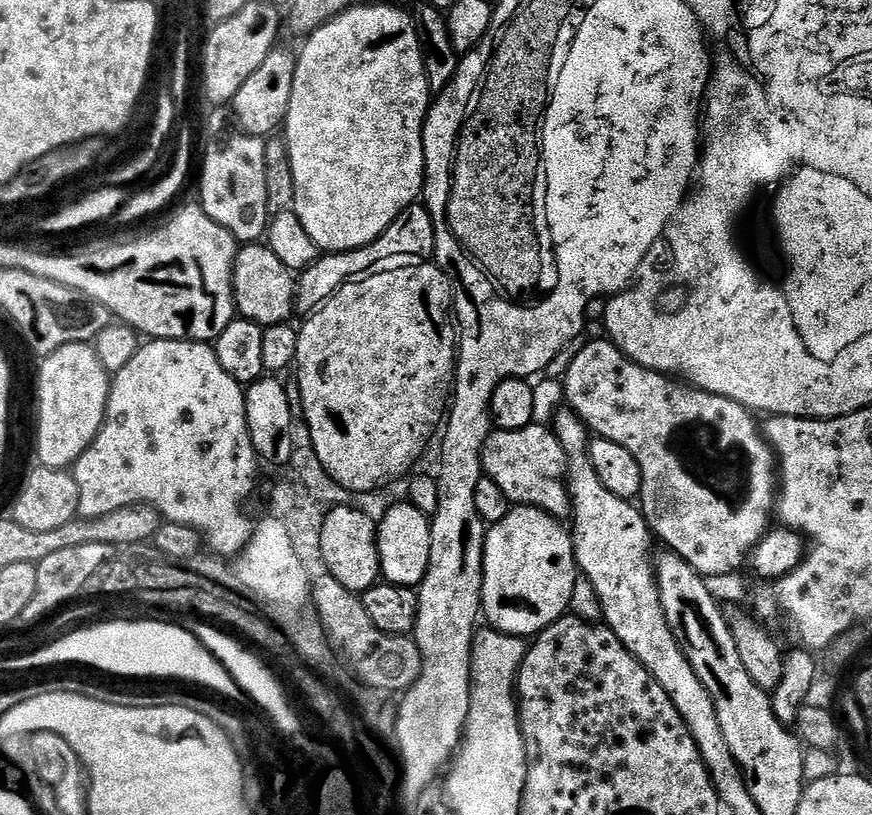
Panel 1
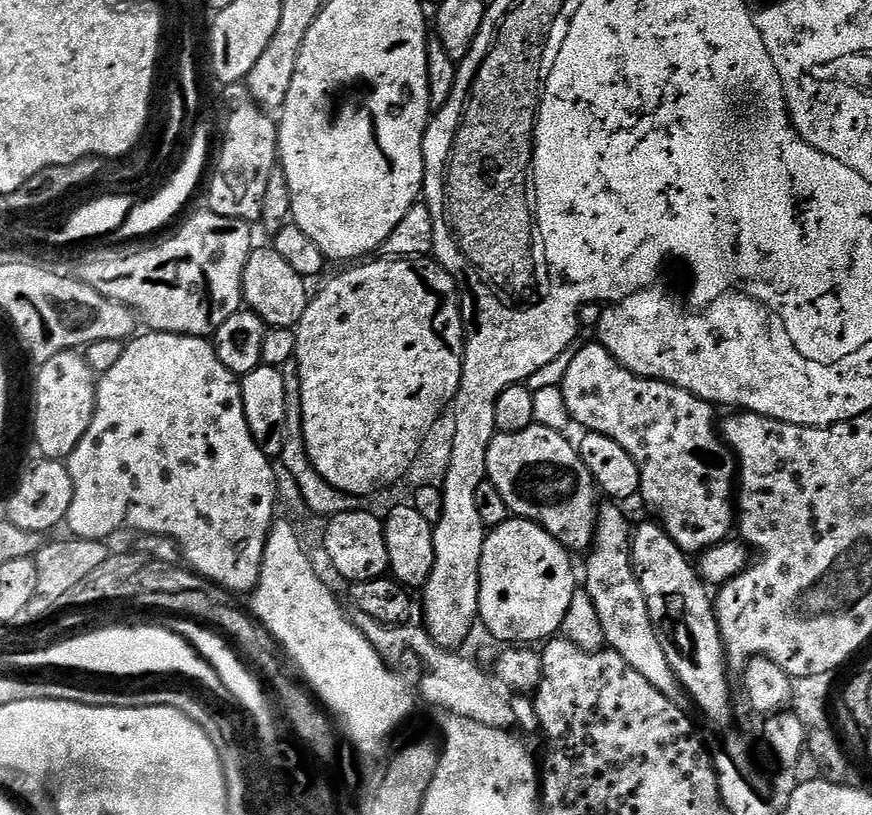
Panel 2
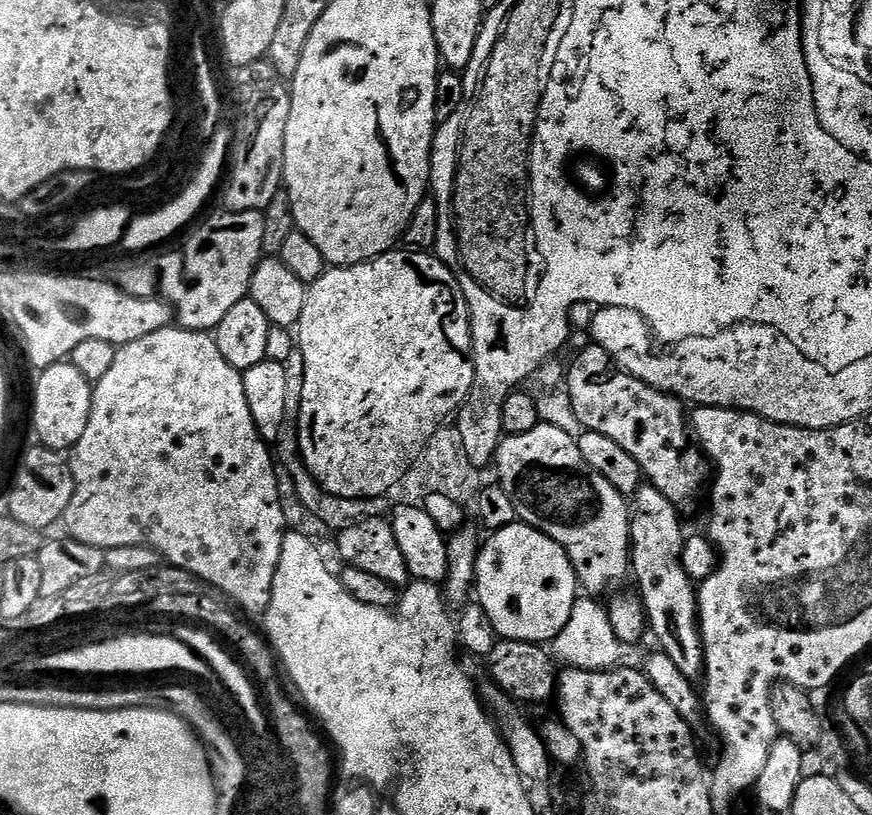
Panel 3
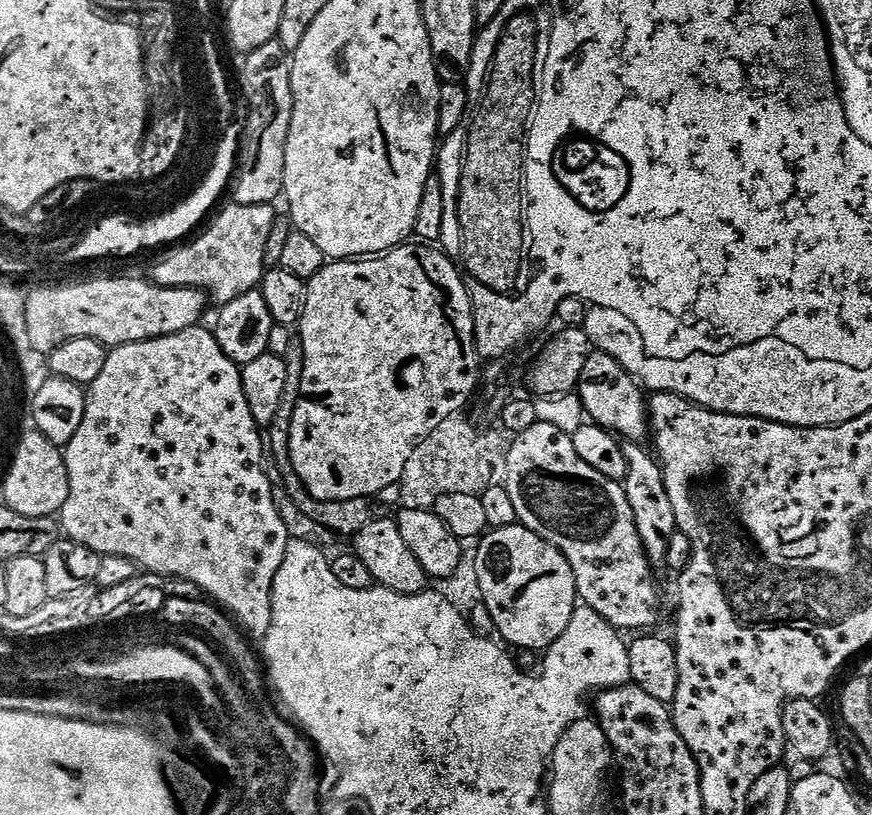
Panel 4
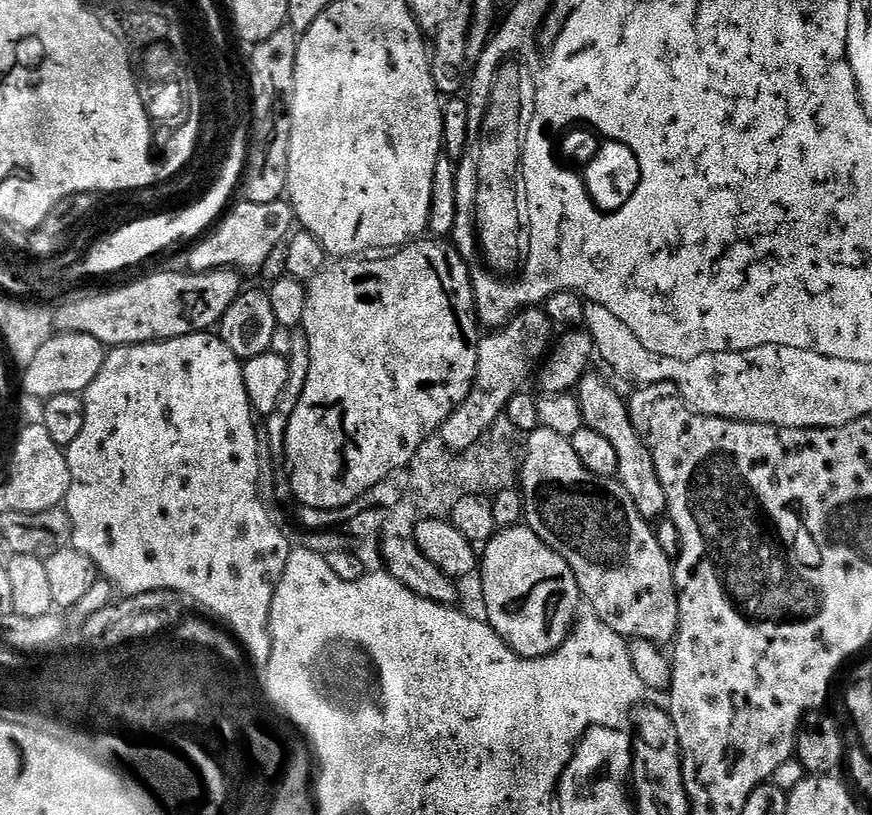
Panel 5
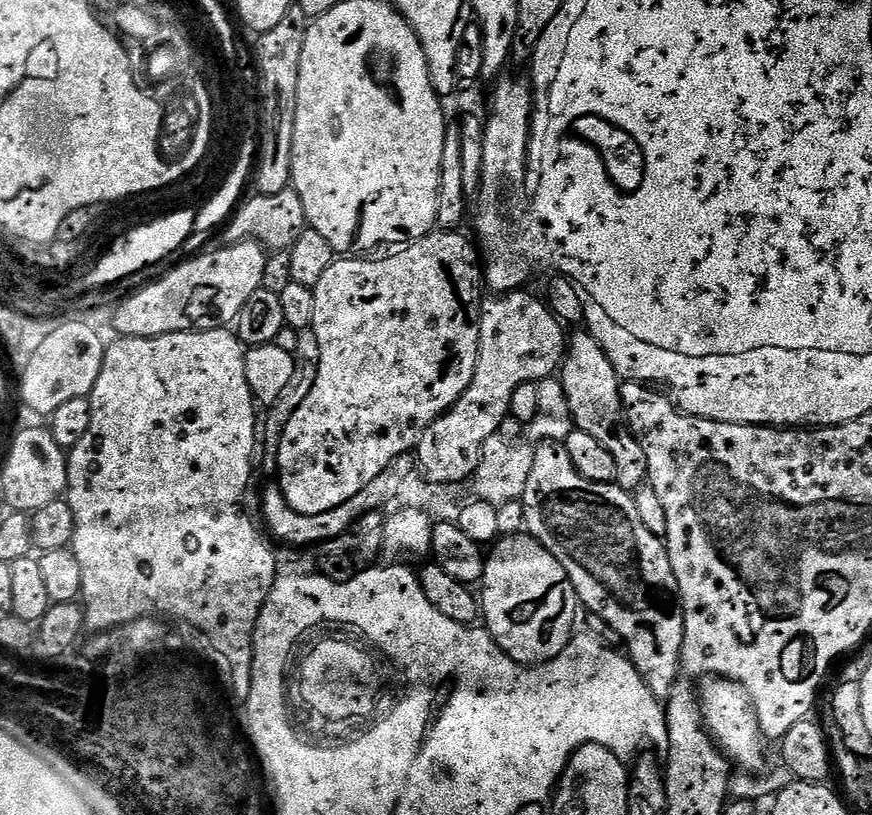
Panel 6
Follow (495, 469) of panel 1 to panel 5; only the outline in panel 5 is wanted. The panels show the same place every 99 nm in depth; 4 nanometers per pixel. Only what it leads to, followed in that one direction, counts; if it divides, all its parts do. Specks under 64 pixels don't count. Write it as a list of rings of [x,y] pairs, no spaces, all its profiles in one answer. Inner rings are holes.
[[[543,426],[527,433],[518,469],[518,491],[524,497],[523,523],[568,563],[568,569],[580,587],[581,597],[586,604],[588,600],[592,607],[589,609],[600,617],[602,623],[610,626],[610,630],[629,641],[650,640],[656,645],[663,645],[663,640],[673,639],[680,617],[676,583],[672,580],[673,561],[662,550],[656,532],[648,529],[651,527],[644,517],[633,515],[617,489],[607,488],[604,484],[607,483],[601,477],[582,466],[569,437]]]

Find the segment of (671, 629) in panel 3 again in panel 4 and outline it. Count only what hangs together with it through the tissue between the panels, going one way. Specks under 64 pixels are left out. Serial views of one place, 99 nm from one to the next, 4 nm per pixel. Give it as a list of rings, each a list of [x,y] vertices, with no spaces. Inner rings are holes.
[[[639,443],[624,444],[628,476],[622,483],[626,498],[630,502],[630,510],[634,510],[634,522],[642,538],[642,546],[648,551],[648,558],[653,565],[660,566],[664,564],[670,538],[678,529],[674,518],[674,506],[670,506],[670,494],[666,494],[664,470],[660,467],[657,457],[649,449],[648,452]]]

